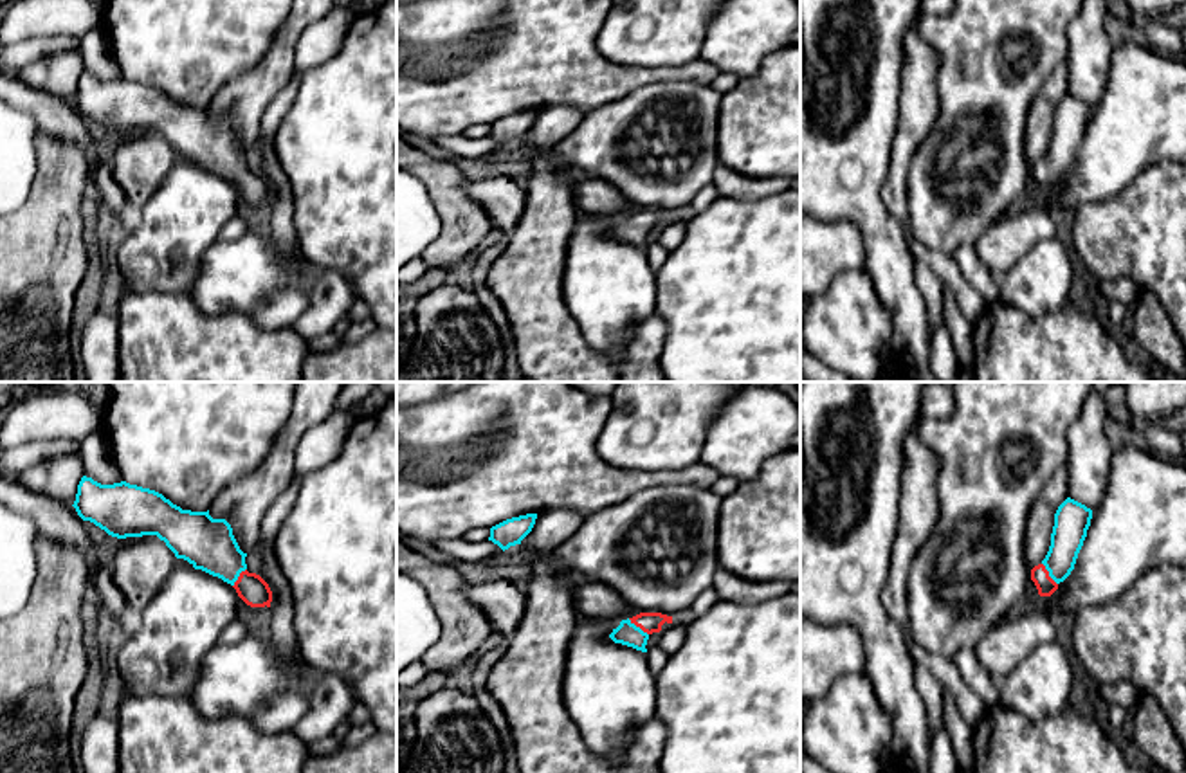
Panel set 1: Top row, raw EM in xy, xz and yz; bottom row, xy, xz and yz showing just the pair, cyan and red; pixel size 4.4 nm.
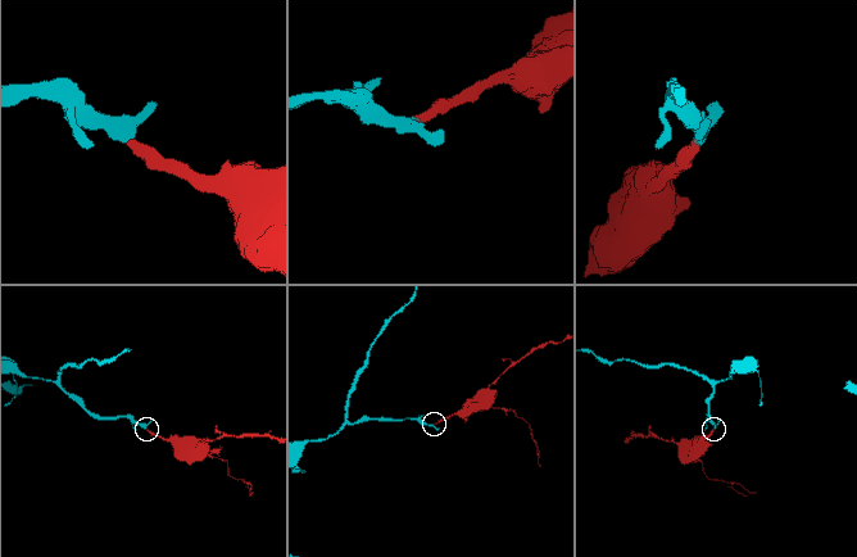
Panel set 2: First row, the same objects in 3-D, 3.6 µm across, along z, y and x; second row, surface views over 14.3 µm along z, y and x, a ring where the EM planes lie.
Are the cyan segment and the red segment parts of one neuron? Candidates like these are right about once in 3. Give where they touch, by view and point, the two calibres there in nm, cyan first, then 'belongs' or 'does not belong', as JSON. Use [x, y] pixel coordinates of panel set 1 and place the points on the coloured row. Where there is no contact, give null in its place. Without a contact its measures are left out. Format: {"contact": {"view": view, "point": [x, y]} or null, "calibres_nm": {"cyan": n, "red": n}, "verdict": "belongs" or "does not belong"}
{"contact": {"view": "xz", "point": [638, 627]}, "calibres_nm": {"cyan": 100, "red": 100}, "verdict": "belongs"}

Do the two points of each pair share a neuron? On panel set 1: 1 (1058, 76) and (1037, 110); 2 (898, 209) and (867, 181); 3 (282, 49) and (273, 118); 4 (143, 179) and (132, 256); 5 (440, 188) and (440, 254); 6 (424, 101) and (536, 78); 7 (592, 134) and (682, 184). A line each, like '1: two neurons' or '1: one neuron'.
1: one neuron
2: two neurons
3: two neurons
4: two neurons
5: one neuron
6: one neuron
7: one neuron

